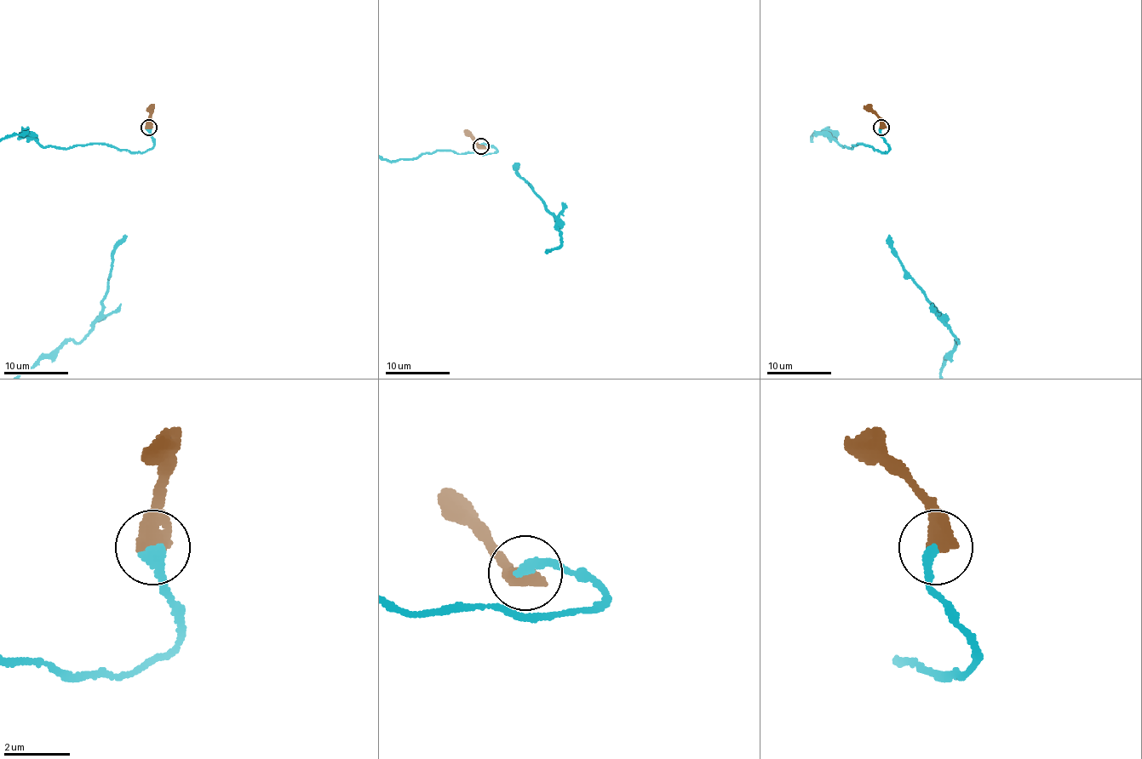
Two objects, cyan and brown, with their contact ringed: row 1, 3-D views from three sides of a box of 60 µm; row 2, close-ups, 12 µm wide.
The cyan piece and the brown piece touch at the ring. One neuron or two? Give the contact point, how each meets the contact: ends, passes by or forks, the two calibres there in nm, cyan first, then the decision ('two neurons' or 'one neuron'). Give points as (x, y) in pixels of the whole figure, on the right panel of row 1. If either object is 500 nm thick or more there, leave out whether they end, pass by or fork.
(881, 128) | 360/600 nm | one neuron

